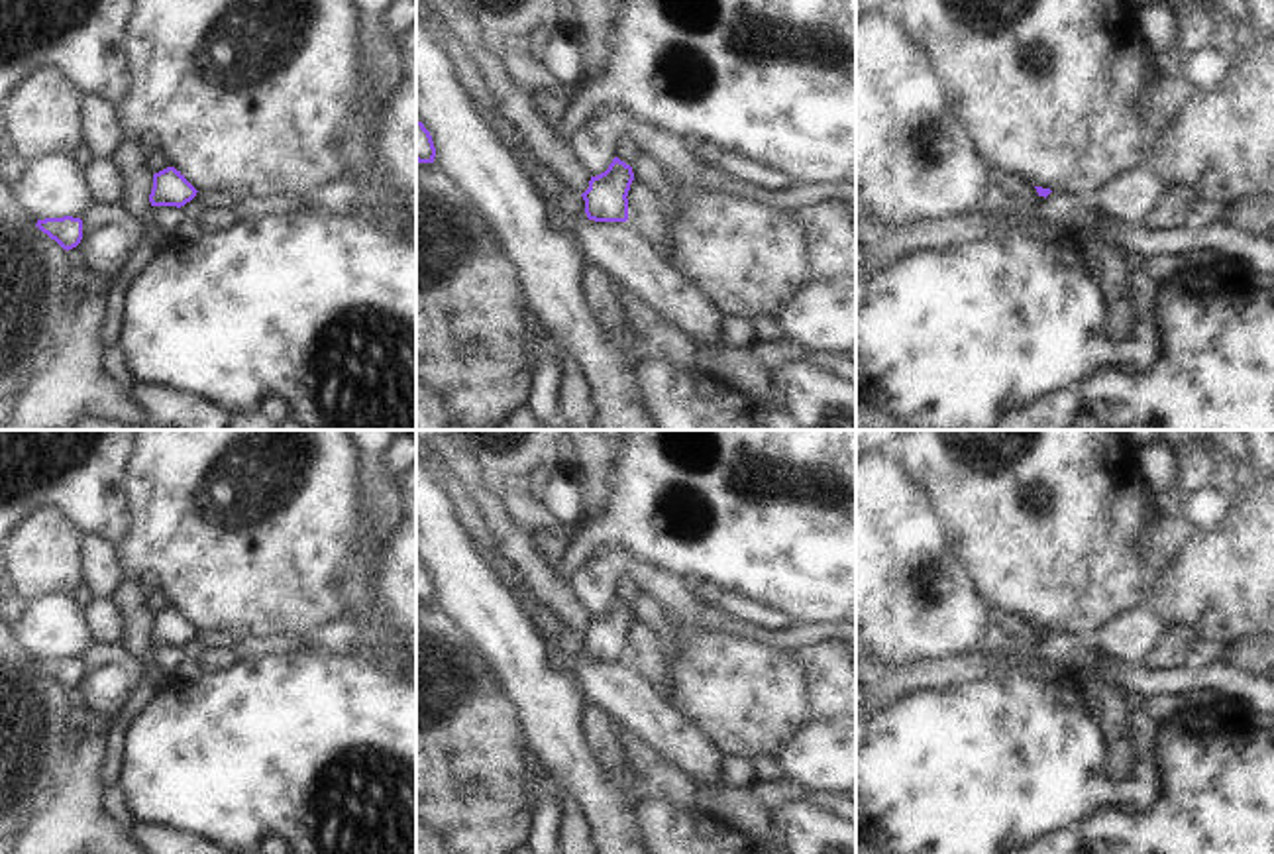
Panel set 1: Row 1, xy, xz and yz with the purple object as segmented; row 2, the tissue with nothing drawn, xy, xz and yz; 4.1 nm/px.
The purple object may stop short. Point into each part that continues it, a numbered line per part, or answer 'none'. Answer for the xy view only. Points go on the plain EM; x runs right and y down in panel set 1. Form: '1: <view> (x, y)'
none

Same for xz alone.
none

